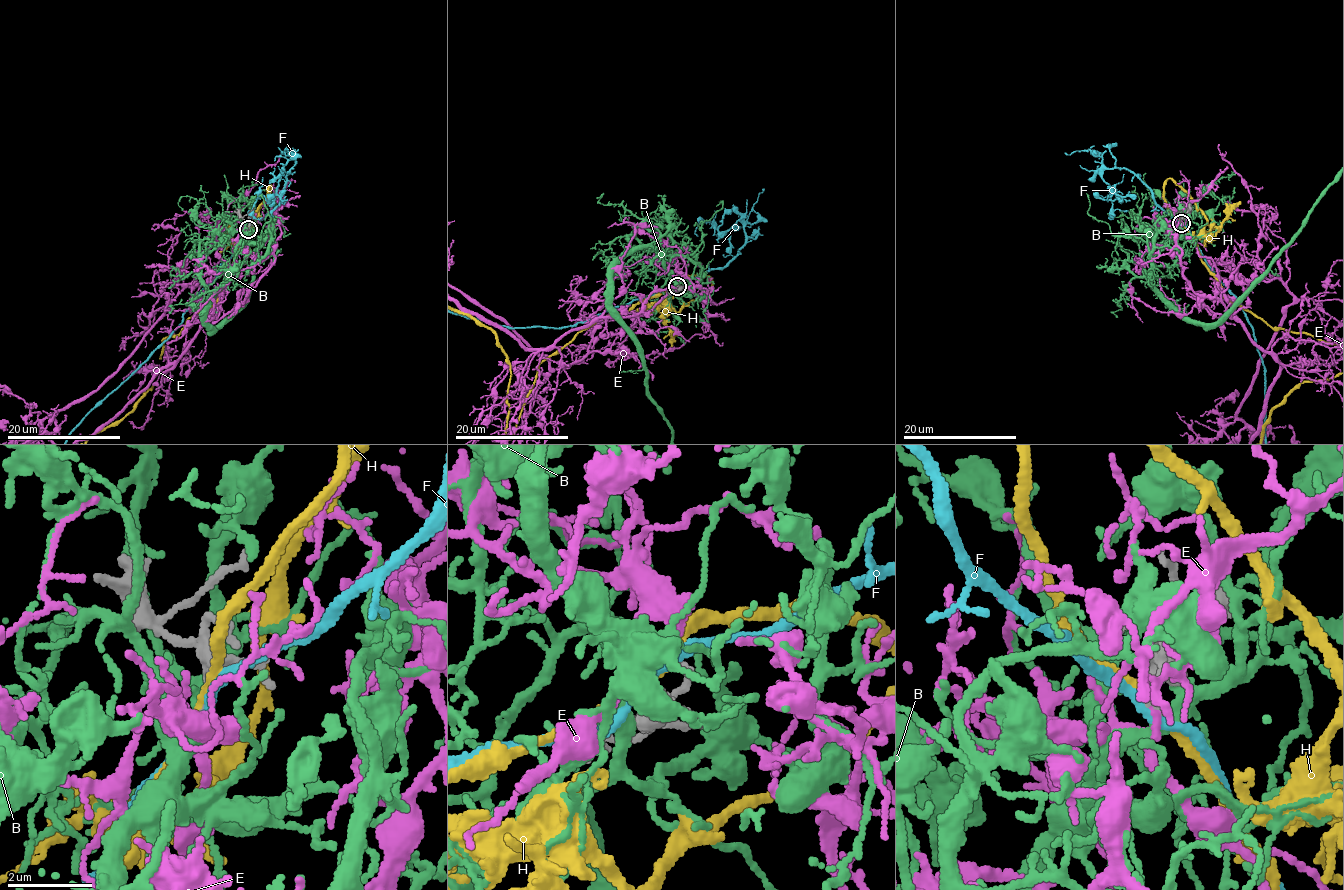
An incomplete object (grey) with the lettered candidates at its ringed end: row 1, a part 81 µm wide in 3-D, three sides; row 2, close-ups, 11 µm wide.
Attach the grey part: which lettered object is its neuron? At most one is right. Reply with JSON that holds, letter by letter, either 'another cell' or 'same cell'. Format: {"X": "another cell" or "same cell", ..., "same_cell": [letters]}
{"B": "another cell", "E": "same cell", "F": "another cell", "H": "another cell", "same_cell": ["E"]}

